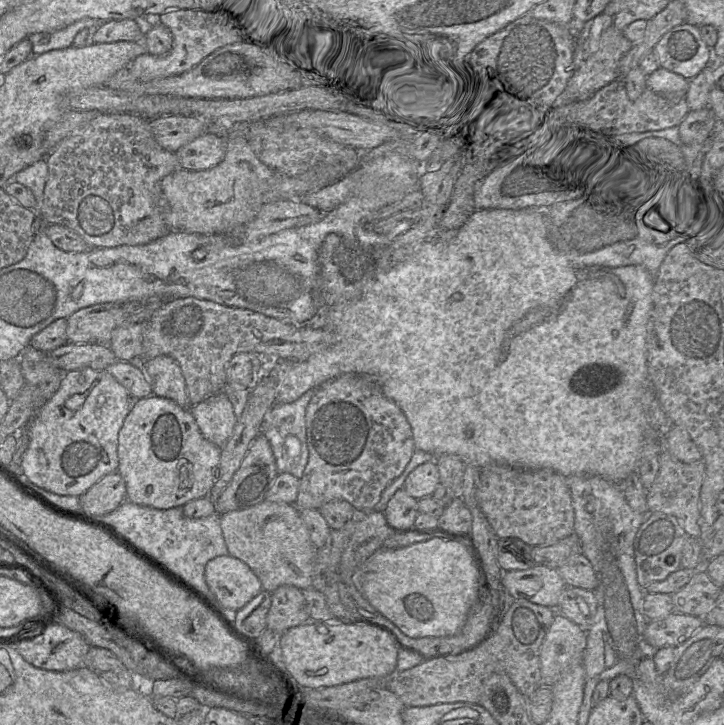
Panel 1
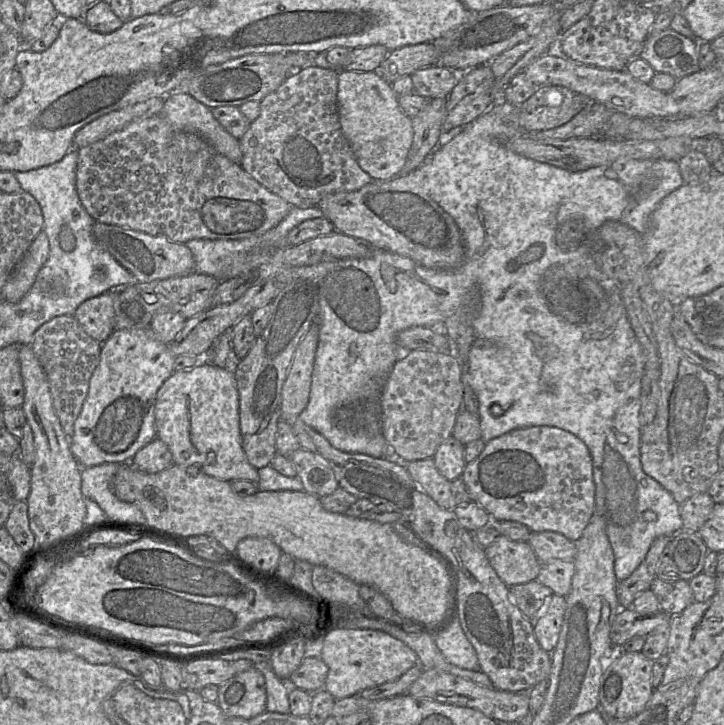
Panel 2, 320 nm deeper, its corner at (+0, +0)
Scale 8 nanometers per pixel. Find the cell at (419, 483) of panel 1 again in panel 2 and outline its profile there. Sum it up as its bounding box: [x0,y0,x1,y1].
[432,436,466,481]

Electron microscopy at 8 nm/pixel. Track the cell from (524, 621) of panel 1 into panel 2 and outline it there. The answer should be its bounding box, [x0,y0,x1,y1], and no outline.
[509,580,553,622]

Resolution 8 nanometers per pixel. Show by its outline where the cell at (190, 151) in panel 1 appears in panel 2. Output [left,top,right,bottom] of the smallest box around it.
[239,65,373,209]

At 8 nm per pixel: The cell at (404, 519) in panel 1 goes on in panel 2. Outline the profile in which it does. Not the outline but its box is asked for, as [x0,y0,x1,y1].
[406,457,455,508]

